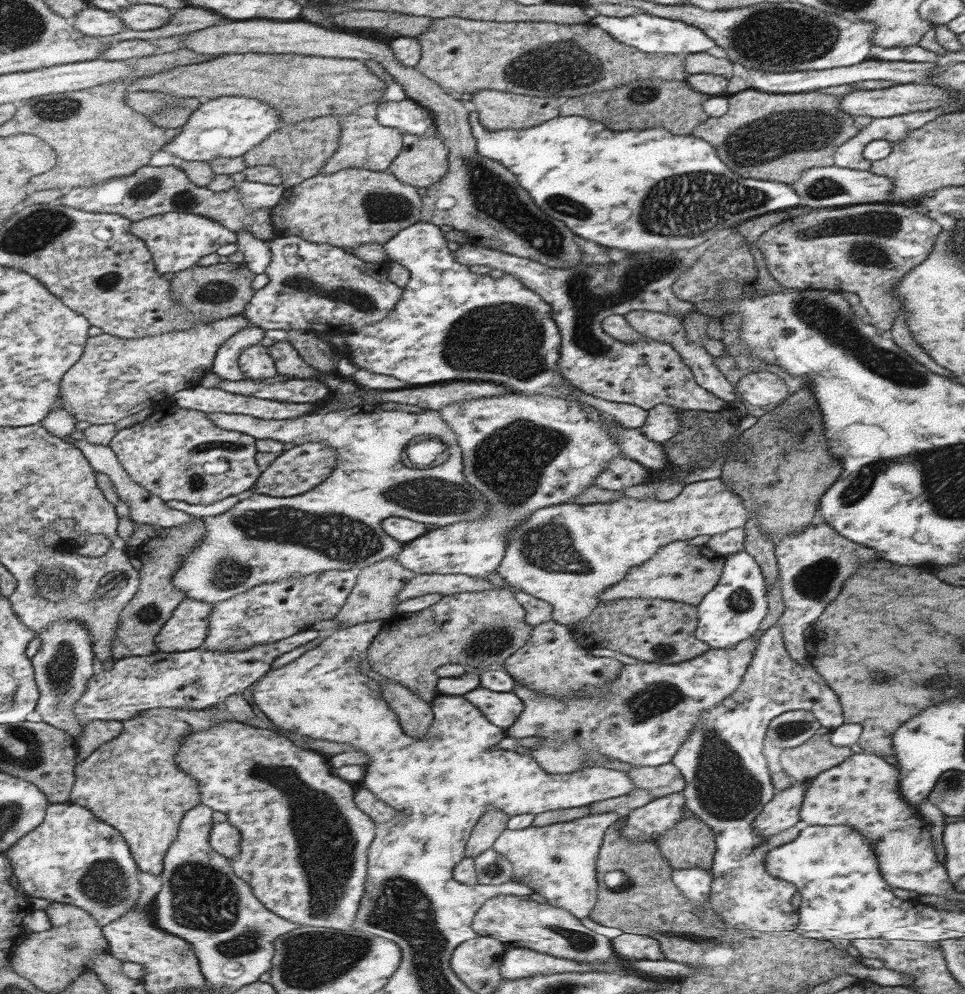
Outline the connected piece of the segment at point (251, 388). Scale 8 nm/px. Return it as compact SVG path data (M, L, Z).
M250 378L238 381L226 381L224 379L222 383L218 383L216 386L236 394L300 404L318 403L334 392L324 380L318 378L293 378L288 382L280 382L280 384L271 384L270 381L256 381Z

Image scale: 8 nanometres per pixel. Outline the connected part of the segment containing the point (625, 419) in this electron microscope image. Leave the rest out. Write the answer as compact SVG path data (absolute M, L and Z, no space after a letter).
M578 389L576 392L572 392L572 395L576 395L582 403L596 408L602 414L610 416L614 421L622 424L622 426L626 426L626 428L642 428L649 414L648 410L644 410L634 404L608 402L608 400L602 400Z

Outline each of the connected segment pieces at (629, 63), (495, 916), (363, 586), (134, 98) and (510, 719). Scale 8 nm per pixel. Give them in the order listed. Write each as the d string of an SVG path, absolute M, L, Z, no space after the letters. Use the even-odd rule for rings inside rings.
M442 18L431 22L430 30L414 36L421 46L421 57L415 69L434 81L442 90L475 93L476 91L501 90L526 96L567 99L590 92L618 88L634 80L657 78L686 80L683 54L648 54L630 45L614 40L606 30L589 23L556 24L550 22L490 22L467 18Z
M510 894L495 896L478 910L473 928L478 935L498 939L506 946L534 949L582 963L604 961L615 956L612 940L586 928L572 912Z
M396 555L386 557L372 565L368 565L359 570L357 586L354 587L348 604L340 615L336 616L336 621L343 623L341 629L349 628L356 624L370 623L376 620L385 623L396 613L396 595L400 593L402 587L412 579L416 573L397 560Z
M144 89L130 92L128 106L138 108L157 125L175 129L184 127L201 106L198 97L184 98L164 92L148 92Z
M476 688L466 695L467 700L481 709L485 716L500 728L509 729L525 710L525 703L514 692L491 692Z

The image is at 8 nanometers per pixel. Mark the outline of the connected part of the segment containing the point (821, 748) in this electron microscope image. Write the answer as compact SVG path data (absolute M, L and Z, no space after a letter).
M821 728L812 739L794 748L784 748L780 756L782 771L795 780L808 782L853 756L852 748L832 742L832 731Z

